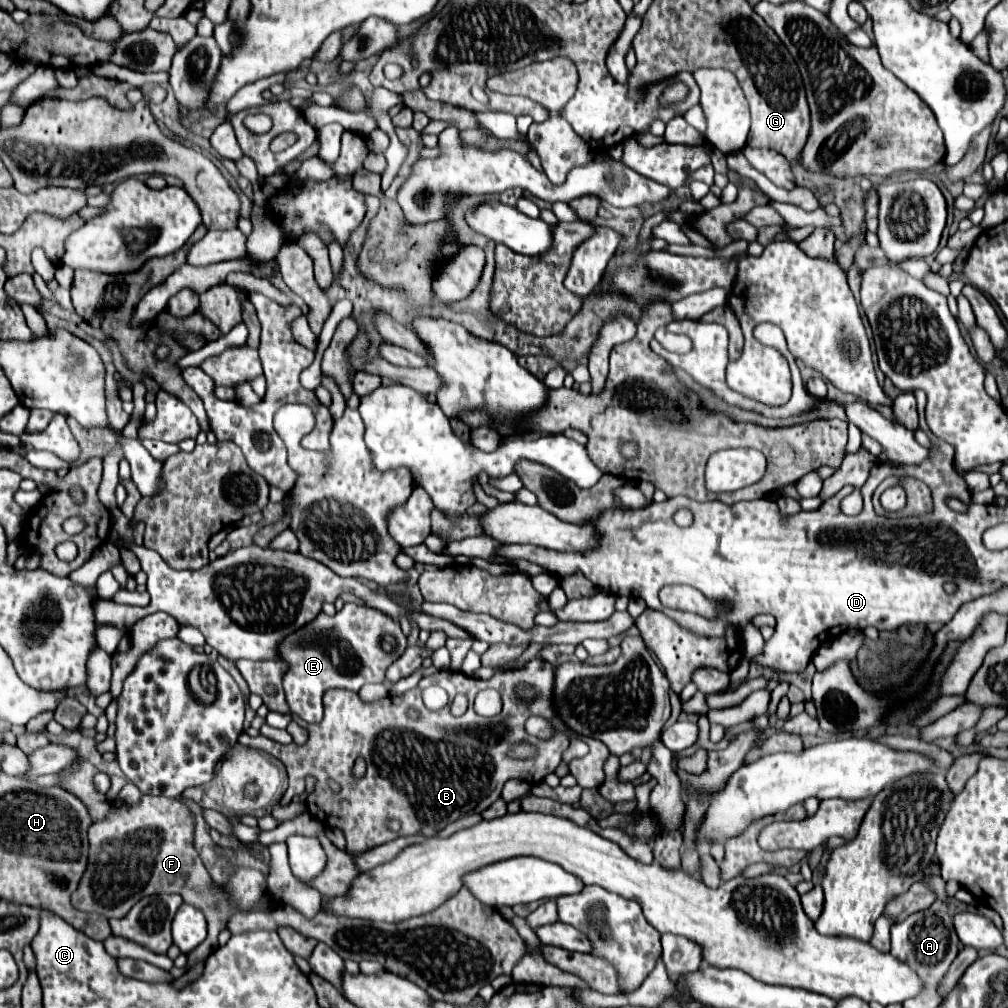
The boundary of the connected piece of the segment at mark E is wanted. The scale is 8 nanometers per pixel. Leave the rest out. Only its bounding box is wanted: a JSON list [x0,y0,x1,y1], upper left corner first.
[280,603,406,723]

